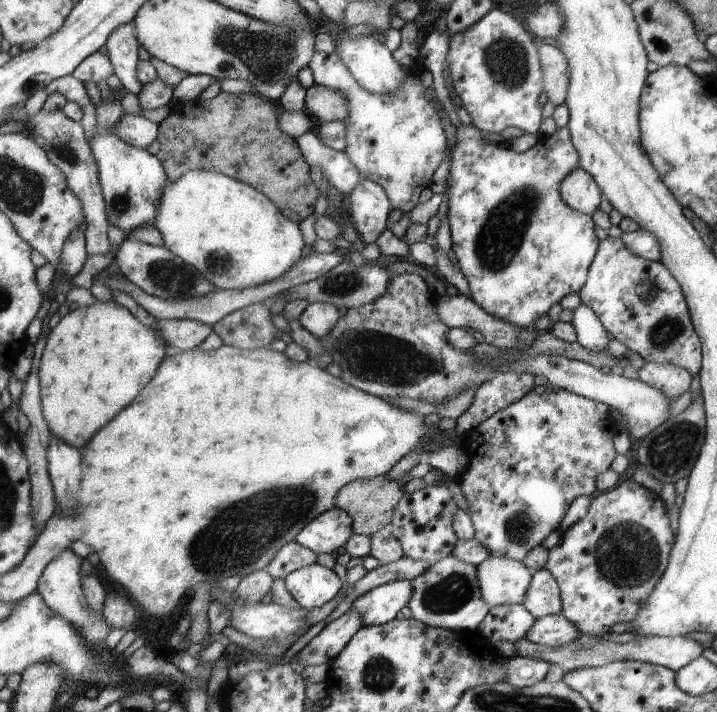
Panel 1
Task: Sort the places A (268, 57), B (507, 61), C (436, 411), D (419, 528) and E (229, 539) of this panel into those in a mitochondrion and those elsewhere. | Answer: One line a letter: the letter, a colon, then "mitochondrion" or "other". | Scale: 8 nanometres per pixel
A: mitochondrion
B: mitochondrion
C: other
D: other
E: mitochondrion

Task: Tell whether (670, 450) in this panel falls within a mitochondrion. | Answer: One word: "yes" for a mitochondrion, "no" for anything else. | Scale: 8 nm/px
yes

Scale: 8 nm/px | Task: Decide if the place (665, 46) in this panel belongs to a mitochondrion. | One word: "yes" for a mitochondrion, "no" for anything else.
yes

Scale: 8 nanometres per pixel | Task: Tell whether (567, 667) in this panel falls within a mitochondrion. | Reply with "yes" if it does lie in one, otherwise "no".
no

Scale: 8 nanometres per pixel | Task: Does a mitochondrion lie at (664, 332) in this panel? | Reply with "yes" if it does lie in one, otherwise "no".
yes

